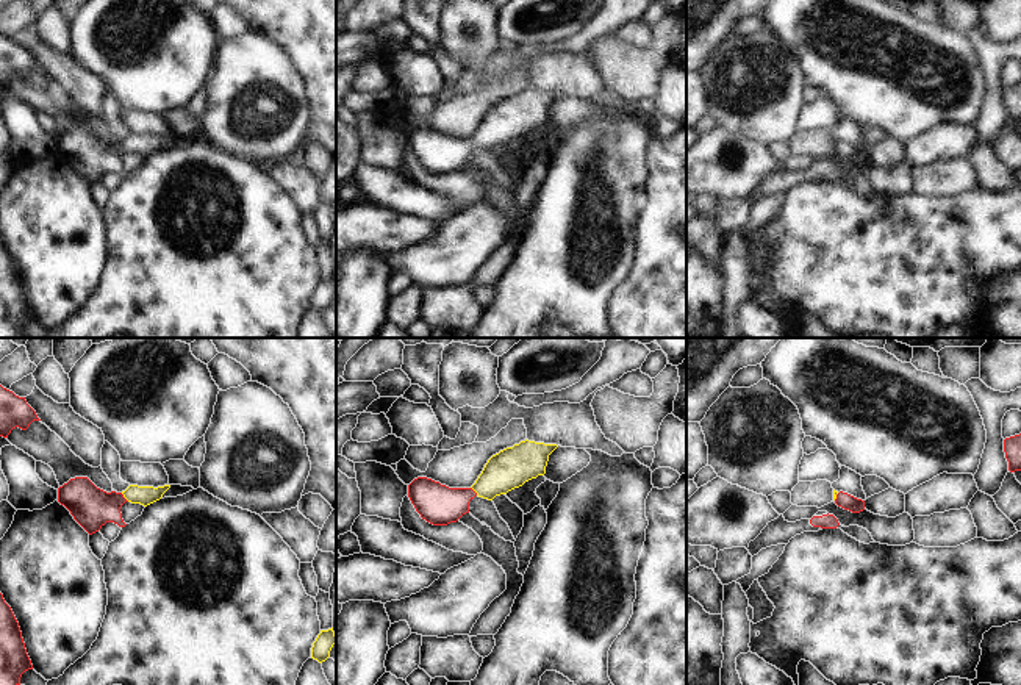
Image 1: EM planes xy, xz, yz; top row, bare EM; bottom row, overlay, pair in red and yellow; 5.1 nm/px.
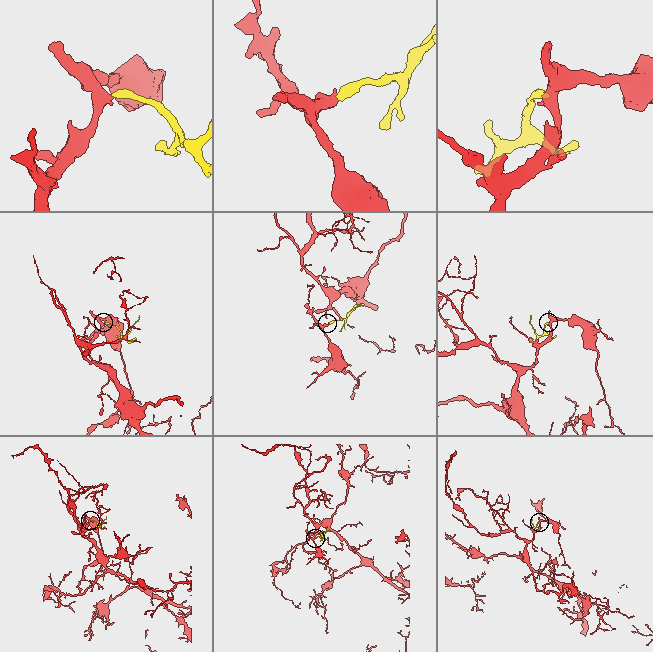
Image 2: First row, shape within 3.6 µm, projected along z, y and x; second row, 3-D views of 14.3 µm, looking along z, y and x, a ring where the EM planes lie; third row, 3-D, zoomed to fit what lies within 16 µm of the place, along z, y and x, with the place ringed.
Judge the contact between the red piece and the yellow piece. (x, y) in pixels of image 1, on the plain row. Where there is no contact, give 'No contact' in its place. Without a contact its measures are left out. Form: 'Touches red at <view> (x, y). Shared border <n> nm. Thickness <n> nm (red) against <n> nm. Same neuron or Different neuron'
Touches red at xy (124, 147). Shared border 60 nm. Thickness 220 nm (red) against 100 nm. Same neuron.

